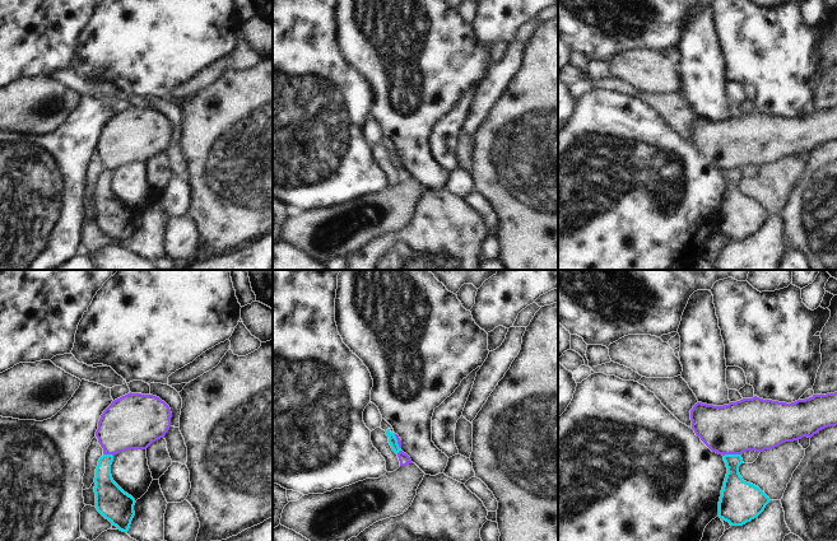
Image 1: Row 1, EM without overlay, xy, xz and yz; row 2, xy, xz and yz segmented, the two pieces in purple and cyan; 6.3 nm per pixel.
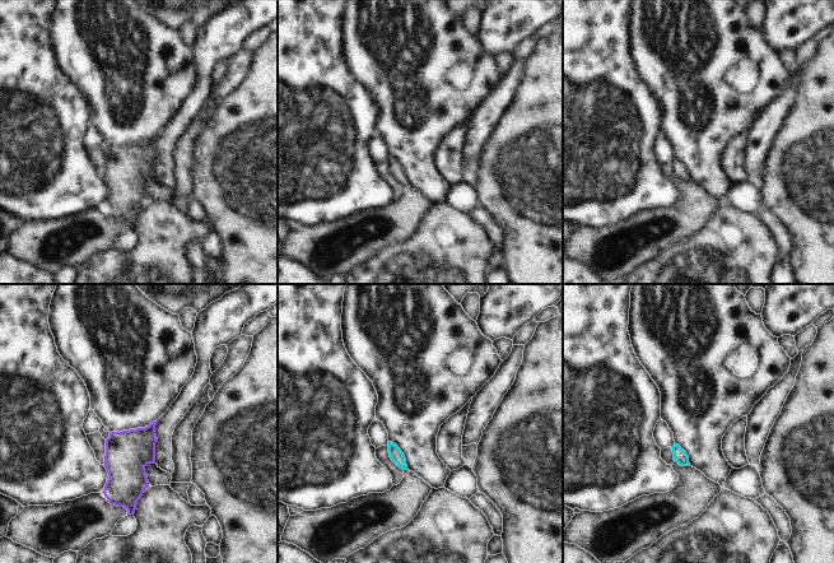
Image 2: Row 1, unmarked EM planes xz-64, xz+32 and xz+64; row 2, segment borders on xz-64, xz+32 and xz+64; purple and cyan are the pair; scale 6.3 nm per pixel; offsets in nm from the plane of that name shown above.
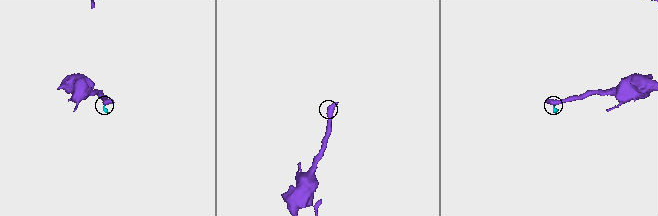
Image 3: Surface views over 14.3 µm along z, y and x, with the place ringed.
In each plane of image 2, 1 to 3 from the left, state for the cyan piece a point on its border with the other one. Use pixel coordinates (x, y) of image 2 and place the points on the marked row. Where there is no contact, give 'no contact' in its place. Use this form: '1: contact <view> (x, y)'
1: no contact
2: no contact
3: no contact

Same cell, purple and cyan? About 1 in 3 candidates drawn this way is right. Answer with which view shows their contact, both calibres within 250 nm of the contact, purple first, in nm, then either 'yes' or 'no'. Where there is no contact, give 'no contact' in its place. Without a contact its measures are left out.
yz | 340/180 nm | no

